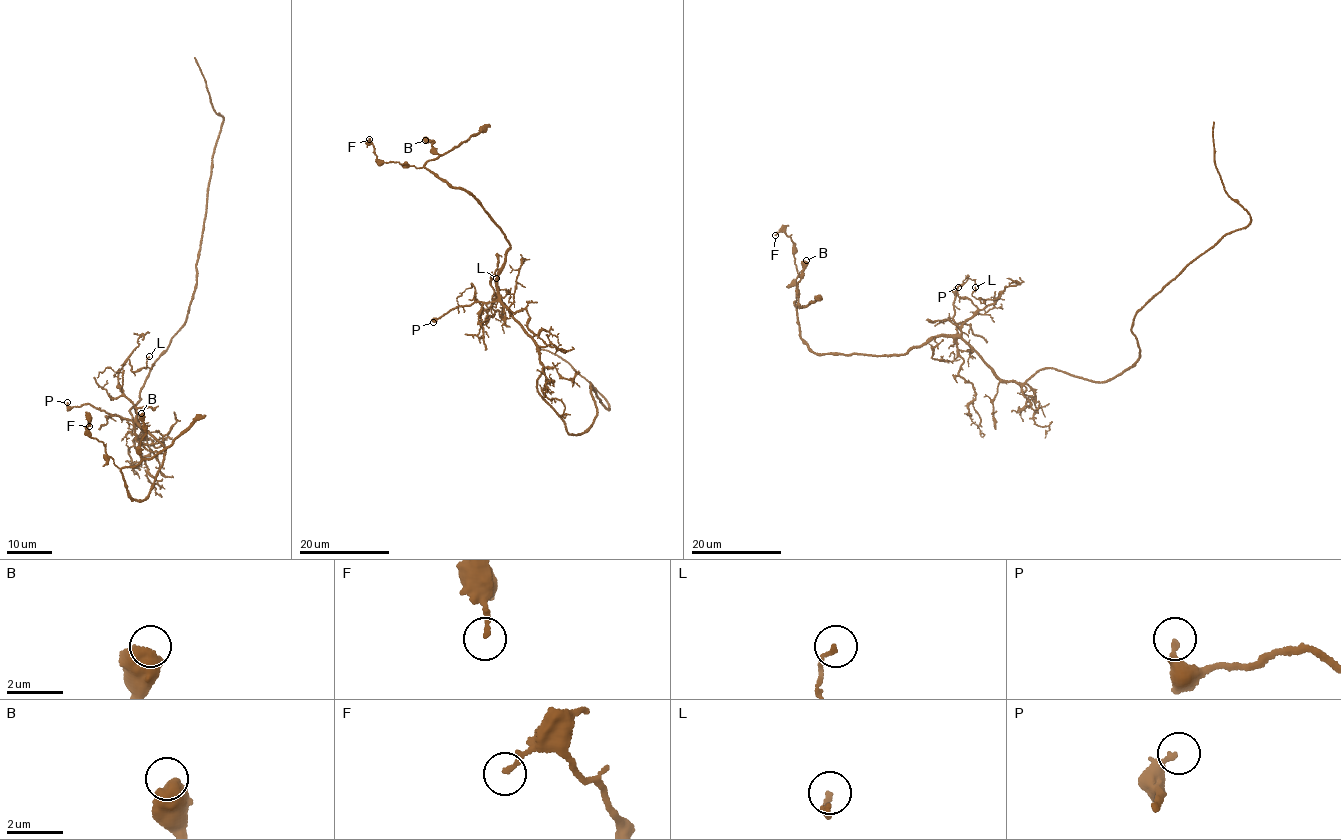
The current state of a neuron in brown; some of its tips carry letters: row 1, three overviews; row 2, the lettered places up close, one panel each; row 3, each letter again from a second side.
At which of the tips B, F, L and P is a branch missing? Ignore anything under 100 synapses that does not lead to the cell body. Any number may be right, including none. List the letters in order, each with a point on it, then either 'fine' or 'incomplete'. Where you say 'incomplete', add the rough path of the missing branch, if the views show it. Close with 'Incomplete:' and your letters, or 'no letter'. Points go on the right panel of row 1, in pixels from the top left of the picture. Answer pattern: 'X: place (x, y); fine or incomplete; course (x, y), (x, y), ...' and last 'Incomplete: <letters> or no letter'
B: place (806, 260); fine
F: place (775, 235); fine
L: place (975, 287); fine
P: place (958, 287); fine
Incomplete: no letter

